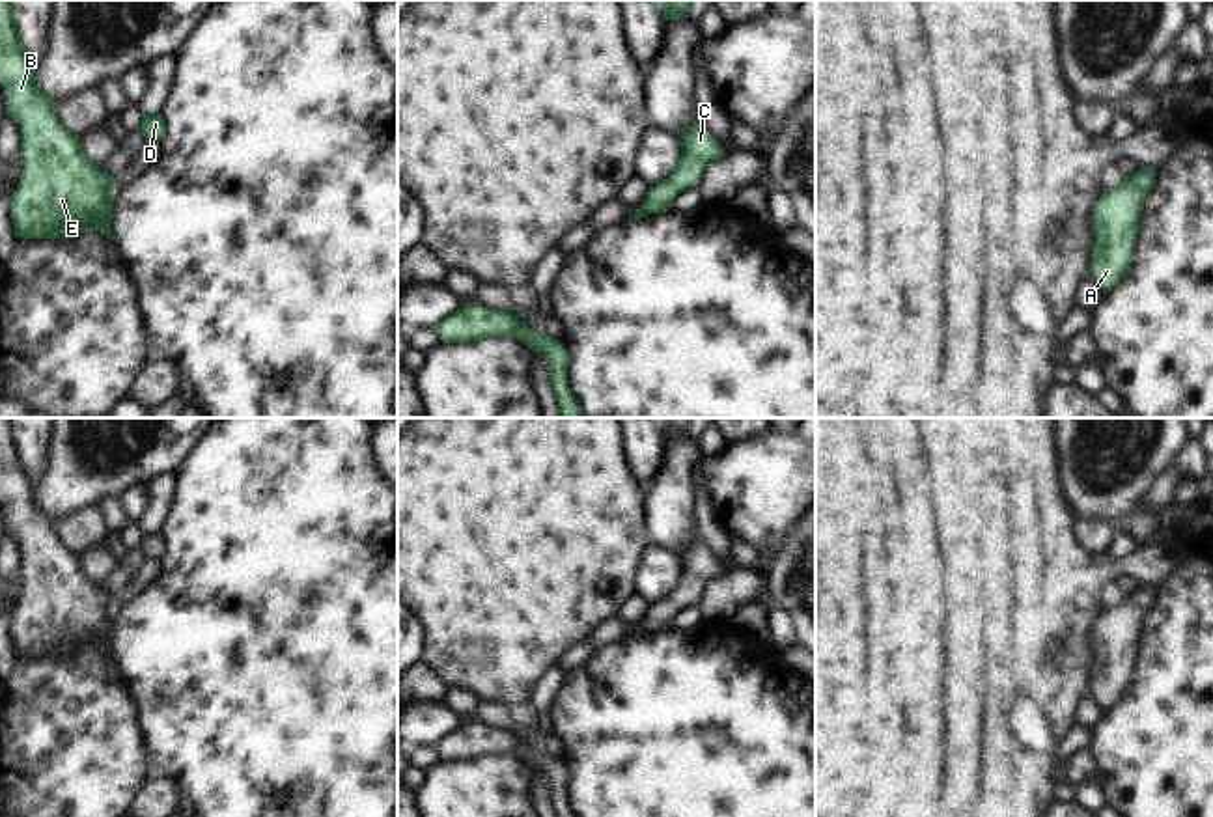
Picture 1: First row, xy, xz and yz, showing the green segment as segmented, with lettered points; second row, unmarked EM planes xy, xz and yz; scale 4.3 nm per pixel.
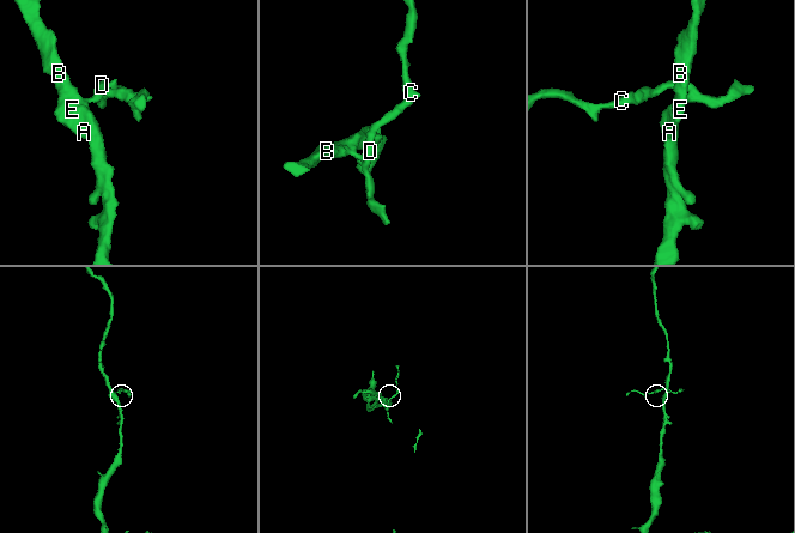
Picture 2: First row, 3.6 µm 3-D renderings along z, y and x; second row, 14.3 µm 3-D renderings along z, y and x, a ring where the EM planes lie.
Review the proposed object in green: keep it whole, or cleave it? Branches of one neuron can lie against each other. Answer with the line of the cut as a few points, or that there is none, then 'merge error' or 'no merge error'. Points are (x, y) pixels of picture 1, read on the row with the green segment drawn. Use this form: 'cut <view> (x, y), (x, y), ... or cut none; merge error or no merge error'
cut none; no merge error

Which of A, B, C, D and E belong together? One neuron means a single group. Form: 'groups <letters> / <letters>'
groups A B C D E

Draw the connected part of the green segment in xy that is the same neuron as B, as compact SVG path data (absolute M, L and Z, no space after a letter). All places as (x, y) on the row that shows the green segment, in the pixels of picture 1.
M0 0L0 84L22 134L24 170L11 194L17 237L75 239L82 231L101 231L114 241L114 175L88 159L80 134L62 123L56 101L37 84L13 0Z

